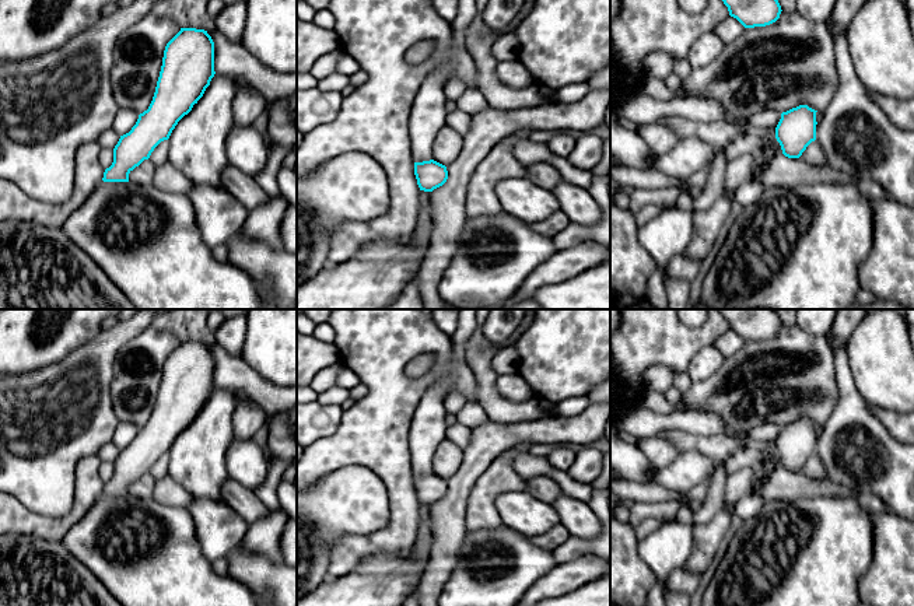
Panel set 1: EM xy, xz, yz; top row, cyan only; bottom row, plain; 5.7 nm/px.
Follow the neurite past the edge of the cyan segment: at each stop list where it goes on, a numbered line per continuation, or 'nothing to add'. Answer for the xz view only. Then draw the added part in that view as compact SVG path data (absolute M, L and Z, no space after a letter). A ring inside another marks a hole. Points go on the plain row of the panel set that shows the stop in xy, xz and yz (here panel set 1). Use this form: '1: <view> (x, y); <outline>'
nothing to add

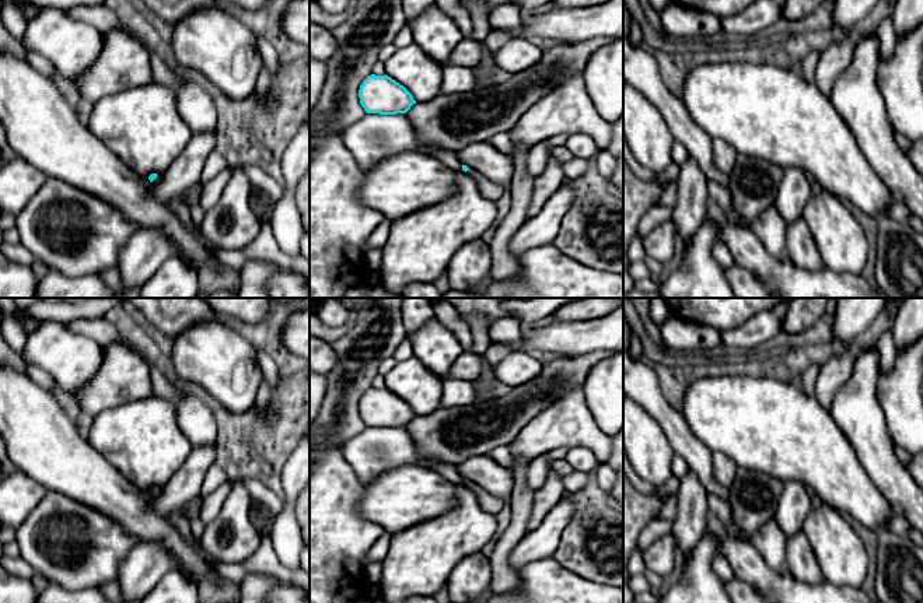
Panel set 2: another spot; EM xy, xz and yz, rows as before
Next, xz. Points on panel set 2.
1: xz (489, 502); M473 483L466 484L466 487L472 488L476 492L480 506L489 513L496 515L499 508L504 504L504 499L489 494L487 491L485 491Z

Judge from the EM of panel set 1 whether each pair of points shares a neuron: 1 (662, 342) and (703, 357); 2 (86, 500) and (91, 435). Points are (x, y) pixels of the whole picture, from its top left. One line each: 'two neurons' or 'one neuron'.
1: two neurons
2: two neurons

